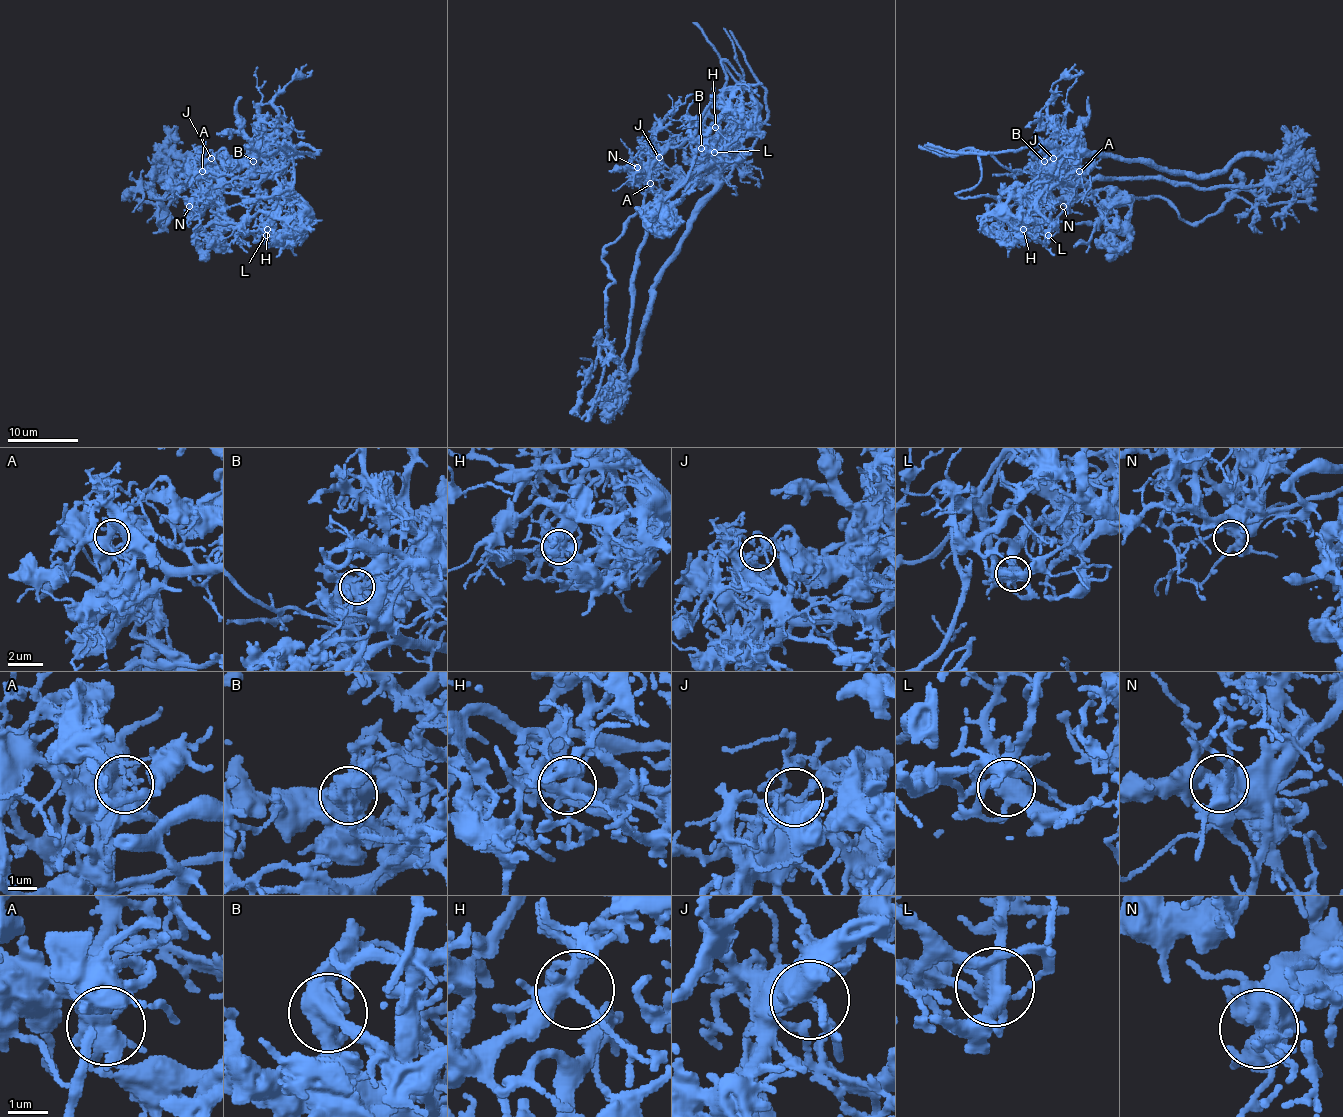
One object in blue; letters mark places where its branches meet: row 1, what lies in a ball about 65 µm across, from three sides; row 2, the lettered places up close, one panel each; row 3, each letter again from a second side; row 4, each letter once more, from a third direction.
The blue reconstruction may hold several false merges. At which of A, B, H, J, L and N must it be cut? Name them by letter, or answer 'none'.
A, B, J, L

